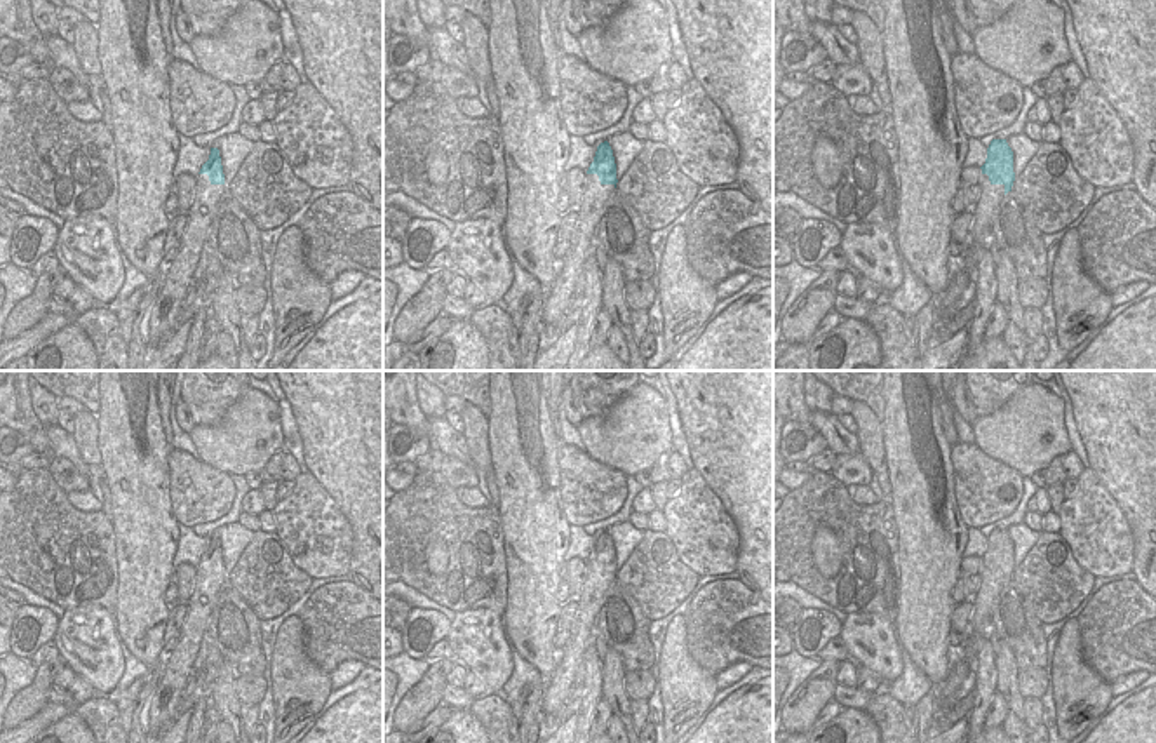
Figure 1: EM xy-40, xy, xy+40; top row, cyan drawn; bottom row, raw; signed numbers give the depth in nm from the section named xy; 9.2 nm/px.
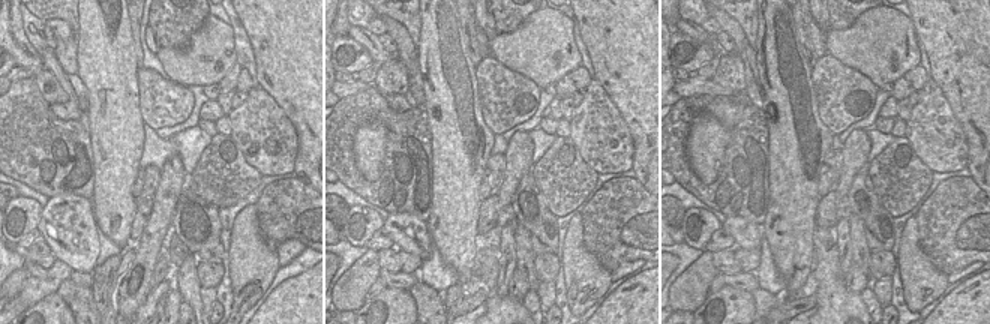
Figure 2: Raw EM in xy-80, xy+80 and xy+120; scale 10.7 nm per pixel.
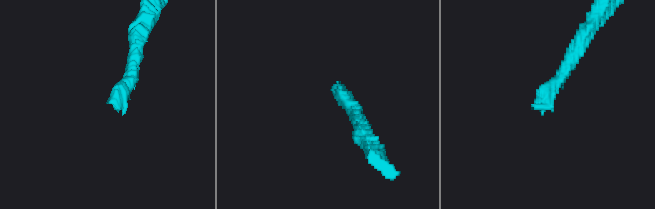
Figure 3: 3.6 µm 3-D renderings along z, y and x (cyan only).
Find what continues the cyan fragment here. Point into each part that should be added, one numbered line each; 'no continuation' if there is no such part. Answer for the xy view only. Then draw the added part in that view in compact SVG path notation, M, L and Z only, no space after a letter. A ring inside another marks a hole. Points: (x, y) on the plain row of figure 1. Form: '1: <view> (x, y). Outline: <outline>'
1: xy (570, 670). Outline: M587 564L587 579L578 597L578 614L571 626L571 639L562 647L561 663L545 689L541 703L545 715L557 713L569 699L573 686L576 682L583 684L585 651L594 646L602 597L615 583L615 574L602 574L597 564Z

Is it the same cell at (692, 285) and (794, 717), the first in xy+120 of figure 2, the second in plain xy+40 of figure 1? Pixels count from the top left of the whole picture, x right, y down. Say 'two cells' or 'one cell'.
one cell

